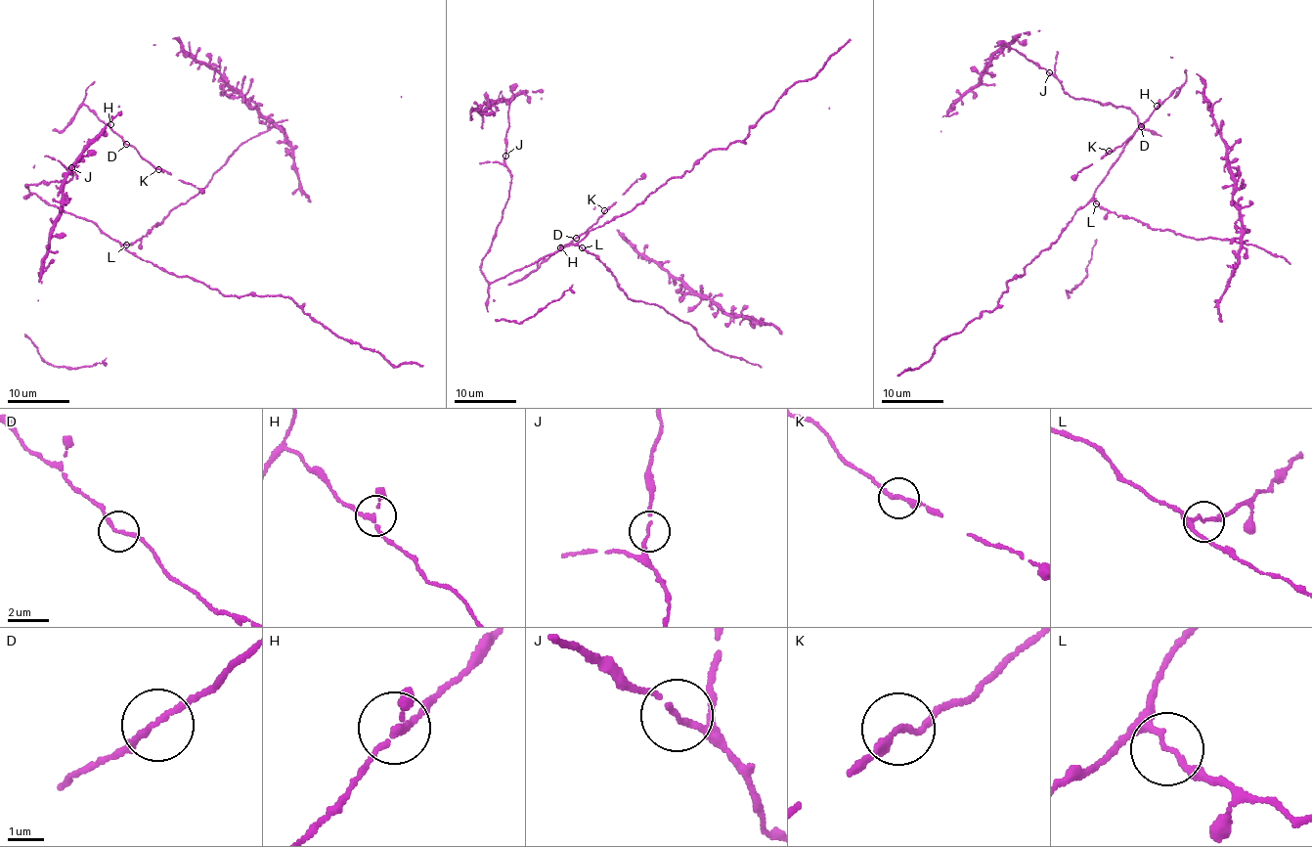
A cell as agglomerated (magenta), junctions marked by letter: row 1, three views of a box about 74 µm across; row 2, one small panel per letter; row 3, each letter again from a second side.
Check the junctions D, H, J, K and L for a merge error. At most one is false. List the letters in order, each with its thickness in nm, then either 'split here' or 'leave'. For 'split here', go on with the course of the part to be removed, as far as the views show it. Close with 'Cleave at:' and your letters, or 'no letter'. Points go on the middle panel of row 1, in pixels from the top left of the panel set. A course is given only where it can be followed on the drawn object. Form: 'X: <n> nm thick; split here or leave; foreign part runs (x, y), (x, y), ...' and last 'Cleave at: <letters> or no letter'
D: 150 nm thick; leave
H: 160 nm thick; leave
J: 120 nm thick; leave
K: 190 nm thick; leave
L: 120 nm thick; leave
Cleave at: no letter

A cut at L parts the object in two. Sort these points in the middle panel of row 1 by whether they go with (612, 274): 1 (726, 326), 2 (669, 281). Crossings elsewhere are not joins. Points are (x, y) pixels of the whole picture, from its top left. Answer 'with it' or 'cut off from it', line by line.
1: cut off from it
2: cut off from it

